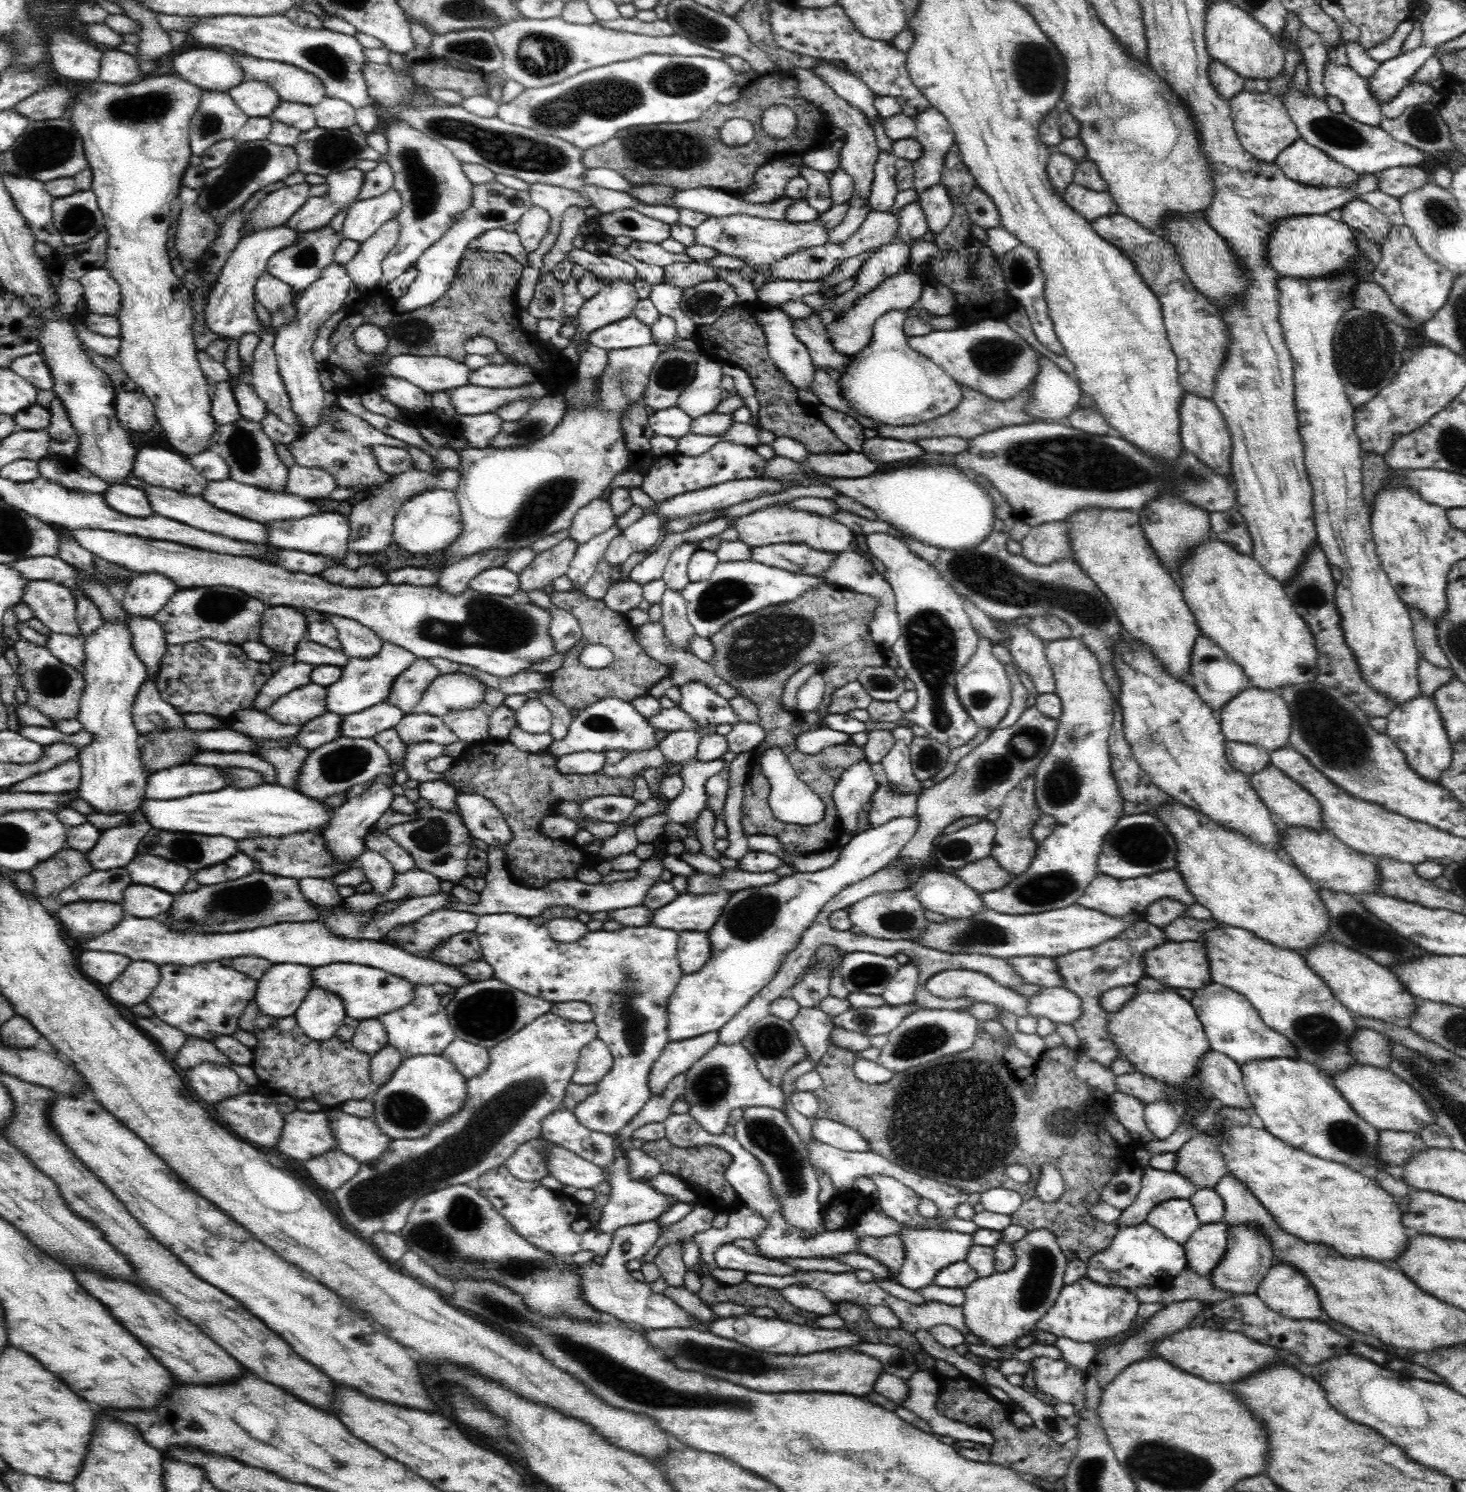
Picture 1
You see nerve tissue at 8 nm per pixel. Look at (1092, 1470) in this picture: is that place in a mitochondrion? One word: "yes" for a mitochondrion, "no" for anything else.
yes

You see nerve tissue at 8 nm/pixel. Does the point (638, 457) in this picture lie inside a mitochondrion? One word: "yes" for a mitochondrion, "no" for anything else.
no

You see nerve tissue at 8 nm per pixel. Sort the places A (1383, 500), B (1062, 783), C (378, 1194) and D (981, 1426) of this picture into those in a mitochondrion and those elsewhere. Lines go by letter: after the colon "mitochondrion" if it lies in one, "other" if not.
A: other
B: mitochondrion
C: mitochondrion
D: other

